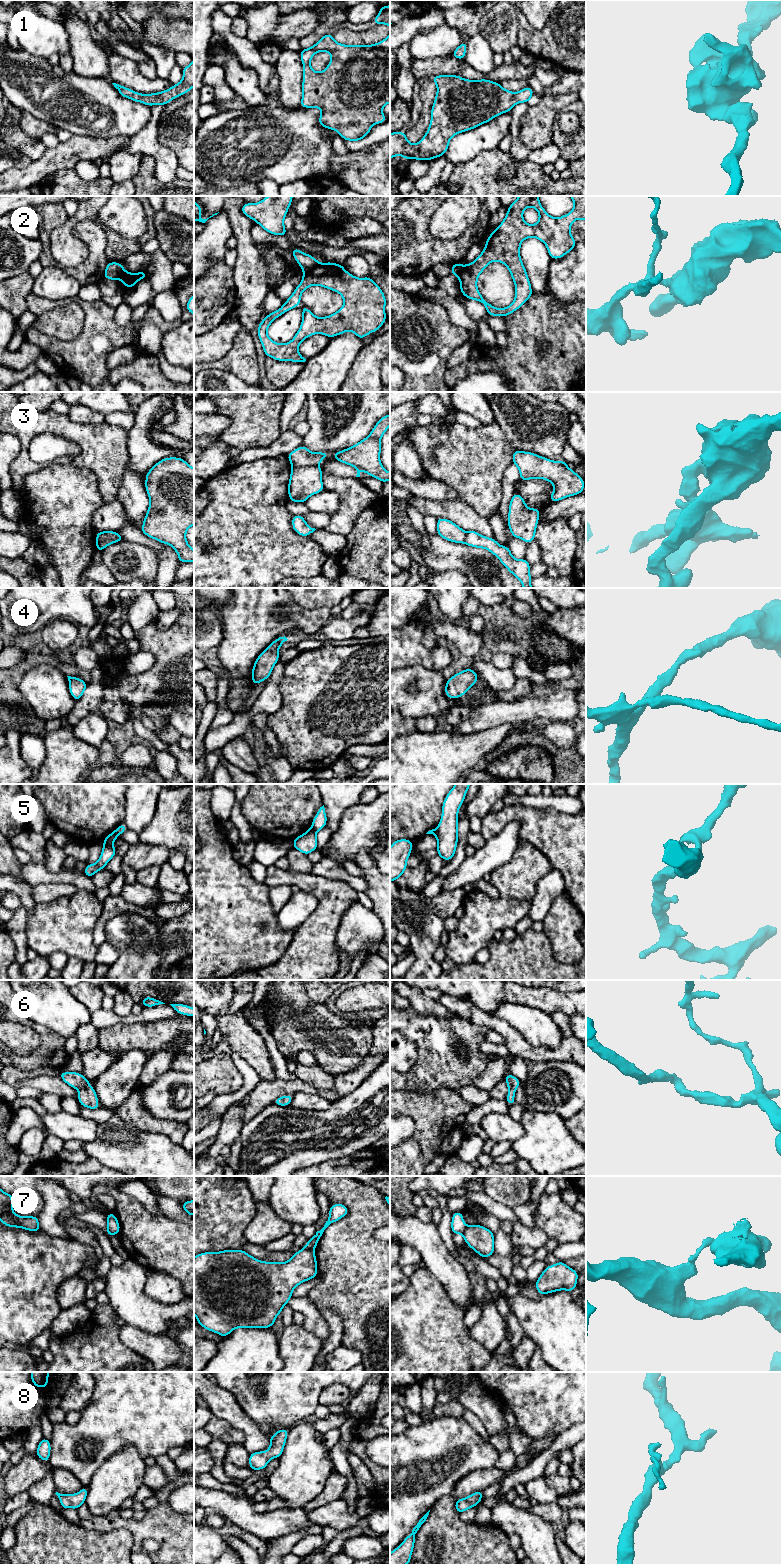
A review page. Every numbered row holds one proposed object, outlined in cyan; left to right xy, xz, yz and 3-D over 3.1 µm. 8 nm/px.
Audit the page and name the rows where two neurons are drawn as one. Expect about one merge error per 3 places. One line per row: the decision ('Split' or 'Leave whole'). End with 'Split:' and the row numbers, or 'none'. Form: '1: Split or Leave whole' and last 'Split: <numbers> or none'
1: Leave whole
2: Split
3: Split
4: Leave whole
5: Split
6: Leave whole
7: Split
8: Leave whole
Split: 2, 3, 5, 7

